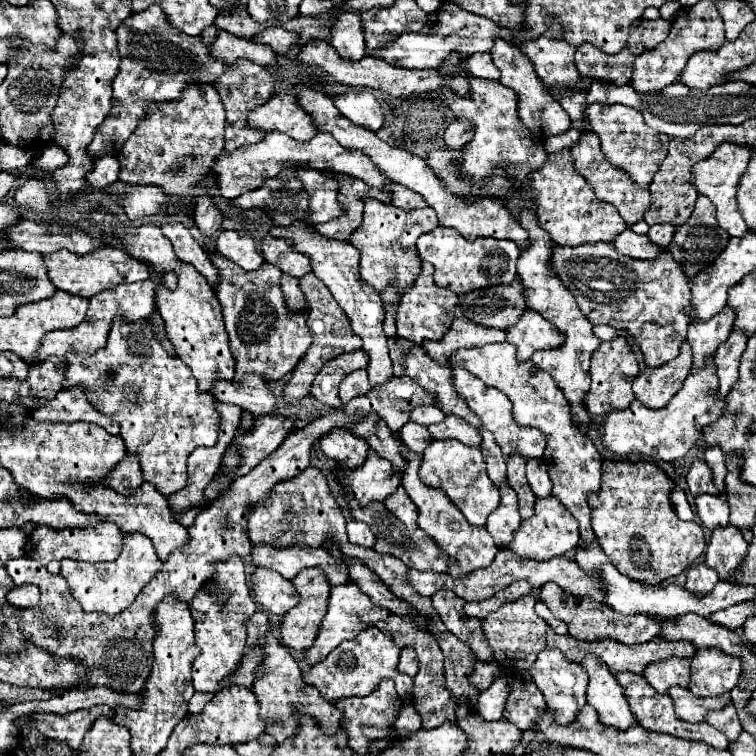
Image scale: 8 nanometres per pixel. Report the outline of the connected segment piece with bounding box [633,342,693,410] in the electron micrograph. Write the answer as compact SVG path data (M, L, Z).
M681 344L681 352L671 362L665 362L657 368L643 366L643 370L633 380L633 392L639 402L647 408L665 408L673 394L683 386L683 380L691 368L691 346Z

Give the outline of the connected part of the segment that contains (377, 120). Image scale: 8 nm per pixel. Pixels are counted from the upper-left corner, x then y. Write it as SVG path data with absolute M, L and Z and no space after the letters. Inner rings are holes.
M347 92L331 96L333 104L339 108L339 112L355 120L355 124L367 128L367 130L379 130L383 126L383 112L377 102L377 98L369 92Z

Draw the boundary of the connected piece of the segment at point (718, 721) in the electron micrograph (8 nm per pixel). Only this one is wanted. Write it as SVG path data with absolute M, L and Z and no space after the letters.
M733 704L725 706L723 710L719 712L709 712L707 718L705 718L707 724L711 724L713 728L717 728L719 732L723 732L727 736L727 740L737 740L737 736L741 734L743 726L739 722L739 716L737 716L737 710Z

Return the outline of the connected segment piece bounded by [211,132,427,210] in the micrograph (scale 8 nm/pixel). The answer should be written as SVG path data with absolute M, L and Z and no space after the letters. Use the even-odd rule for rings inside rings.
M271 132L261 142L253 144L253 146L237 148L231 154L221 152L221 156L217 158L211 172L217 174L221 196L237 198L241 194L247 194L251 190L263 186L267 176L273 178L281 172L283 166L291 166L291 164L317 168L317 170L323 170L323 172L329 170L329 172L335 172L335 174L355 176L355 178L361 178L363 182L367 182L371 186L379 186L379 188L383 188L383 184L387 184L387 188L391 188L391 202L395 206L403 208L403 210L415 210L415 208L425 208L427 206L423 196L411 192L409 188L403 188L403 184L395 184L393 180L387 180L383 176L383 172L379 172L379 168L375 168L375 164L371 164L371 160L367 160L367 156L363 156L363 152L347 152L347 148L341 148L341 144L335 142L335 138L327 132L317 132L307 142L297 142L297 140L291 140L289 136L283 136L279 132Z

